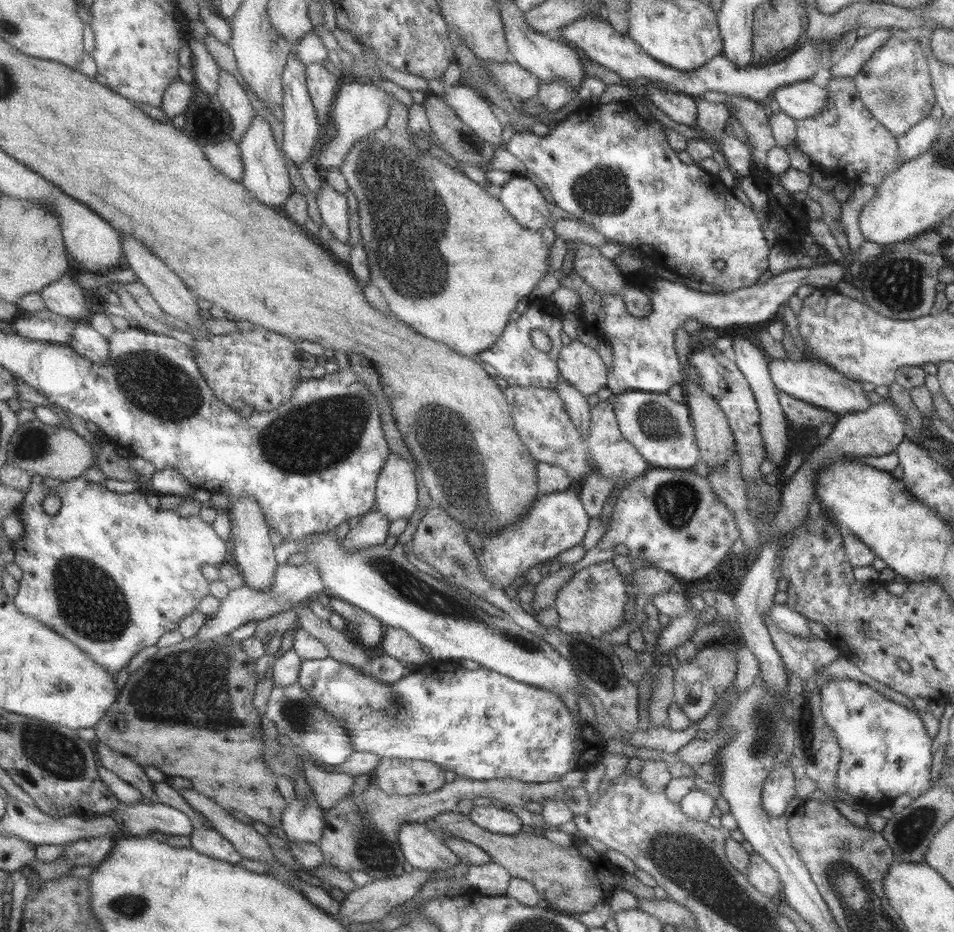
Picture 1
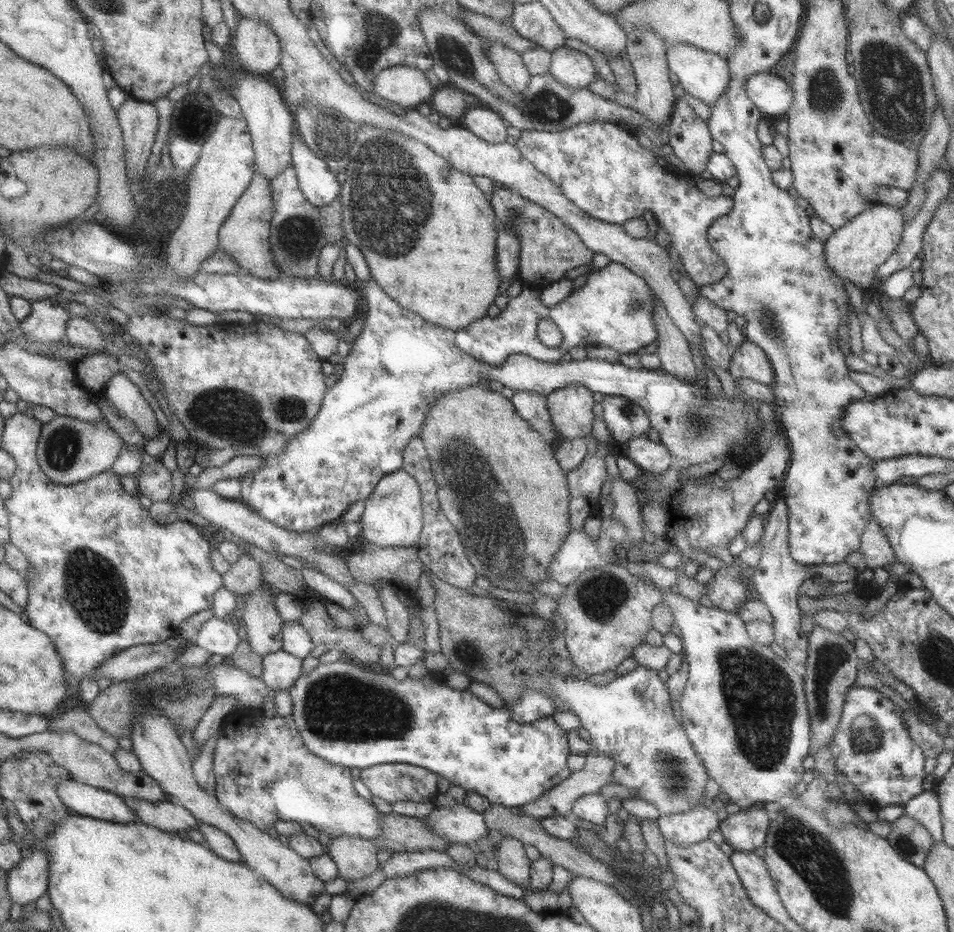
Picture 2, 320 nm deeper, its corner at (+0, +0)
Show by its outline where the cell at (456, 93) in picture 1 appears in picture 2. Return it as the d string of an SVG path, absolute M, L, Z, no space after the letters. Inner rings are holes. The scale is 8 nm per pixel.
M485 107L469 109L464 112L459 125L465 127L470 133L489 143L505 142L505 126L502 118L492 110Z

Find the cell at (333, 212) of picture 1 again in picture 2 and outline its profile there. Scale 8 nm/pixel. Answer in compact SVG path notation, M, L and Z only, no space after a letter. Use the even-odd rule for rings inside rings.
M296 130L291 135L290 164L298 187L309 204L322 207L340 194L340 184L335 173L300 139Z

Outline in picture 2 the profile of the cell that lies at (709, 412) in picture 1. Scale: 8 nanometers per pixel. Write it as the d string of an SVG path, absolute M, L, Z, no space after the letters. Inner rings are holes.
M655 297L652 310L652 321L658 340L657 357L660 369L672 374L682 381L695 381L695 364L688 348L686 338L671 322L662 303Z

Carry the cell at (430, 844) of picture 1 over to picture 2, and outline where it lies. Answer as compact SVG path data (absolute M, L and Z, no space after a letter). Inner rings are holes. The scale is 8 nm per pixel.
M251 716L251 726L245 724L246 718L239 718L233 730L219 730L213 749L212 770L215 777L214 795L219 804L239 820L250 822L259 831L267 832L277 820L297 822L301 827L309 824L316 831L325 832L330 839L341 835L377 838L381 834L380 816L371 801L361 798L353 788L350 769L333 765L309 753L303 746L299 732L294 728L290 717Z

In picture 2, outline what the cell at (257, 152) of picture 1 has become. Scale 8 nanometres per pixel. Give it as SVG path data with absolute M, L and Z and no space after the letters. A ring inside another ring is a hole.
M256 170L247 188L236 200L227 220L221 224L217 233L218 249L227 254L239 268L247 270L249 275L265 281L273 281L281 274L272 262L269 251L269 228L273 208L269 180Z

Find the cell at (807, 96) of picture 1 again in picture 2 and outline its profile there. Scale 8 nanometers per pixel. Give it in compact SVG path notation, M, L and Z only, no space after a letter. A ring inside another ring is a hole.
M768 72L752 74L743 83L747 98L762 113L779 116L785 114L792 101L792 90L785 80Z

